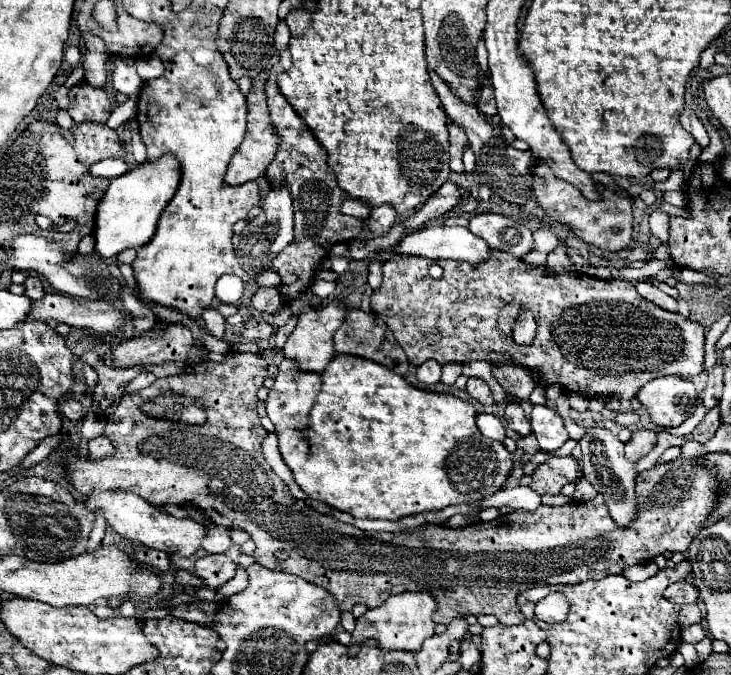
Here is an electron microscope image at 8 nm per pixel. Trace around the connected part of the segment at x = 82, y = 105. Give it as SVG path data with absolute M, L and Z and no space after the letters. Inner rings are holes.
M78 83L70 89L70 107L68 113L76 123L96 121L106 123L110 116L110 99L104 89L90 87L86 83Z

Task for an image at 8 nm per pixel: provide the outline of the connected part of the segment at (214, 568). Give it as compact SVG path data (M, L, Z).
M220 553L220 555L204 555L196 561L196 575L210 587L218 589L222 587L228 579L232 579L236 573L236 563Z

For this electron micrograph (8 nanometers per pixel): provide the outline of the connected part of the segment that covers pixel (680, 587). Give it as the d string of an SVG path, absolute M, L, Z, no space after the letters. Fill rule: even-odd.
M680 581L680 583L670 585L664 591L664 597L676 605L694 605L700 601L700 593L688 581Z

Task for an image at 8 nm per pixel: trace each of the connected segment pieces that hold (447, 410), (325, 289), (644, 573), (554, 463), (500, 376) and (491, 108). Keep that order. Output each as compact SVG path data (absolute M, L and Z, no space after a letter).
M348 355L334 357L324 373L312 373L312 371L304 373L296 365L296 361L282 359L282 363L278 365L278 375L274 377L274 383L272 383L268 399L266 399L266 413L276 427L278 447L282 447L282 459L290 467L300 489L310 499L322 501L338 511L346 511L352 517L360 517L360 519L400 519L400 517L406 517L412 513L436 511L436 509L444 509L448 505L478 501L484 495L496 493L506 483L506 479L514 467L512 455L506 451L504 443L486 439L478 431L478 427L476 427L478 411L474 409L474 405L470 401L464 401L450 393L434 393L434 391L418 389L418 387L410 385L402 375L396 375L390 369L384 369L384 365L376 365L374 361L368 361L362 357L348 357Z
M316 277L316 279L312 281L310 289L314 291L314 295L316 295L318 299L326 299L326 297L336 289L336 283L330 283L330 281L324 281L324 279Z
M632 567L628 573L630 581L644 581L648 577L652 577L658 571L658 567Z
M572 455L568 457L550 457L546 463L538 465L532 473L530 487L540 495L558 495L566 483L578 481L580 463Z
M508 361L494 365L492 375L504 387L504 391L520 399L528 399L536 387L526 369L520 369L520 365L508 365Z
M485 83L481 89L481 96L477 104L479 110L490 117L497 114L494 88L492 83Z

